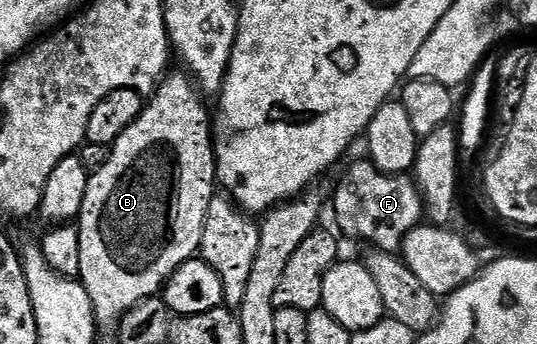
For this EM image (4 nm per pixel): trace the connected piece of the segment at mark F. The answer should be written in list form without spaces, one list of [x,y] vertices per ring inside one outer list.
[[[362,159],[343,175],[342,182],[334,189],[334,217],[348,236],[367,241],[370,247],[383,253],[397,254],[407,235],[423,224],[424,202],[417,184],[409,176],[381,173],[371,161]]]

